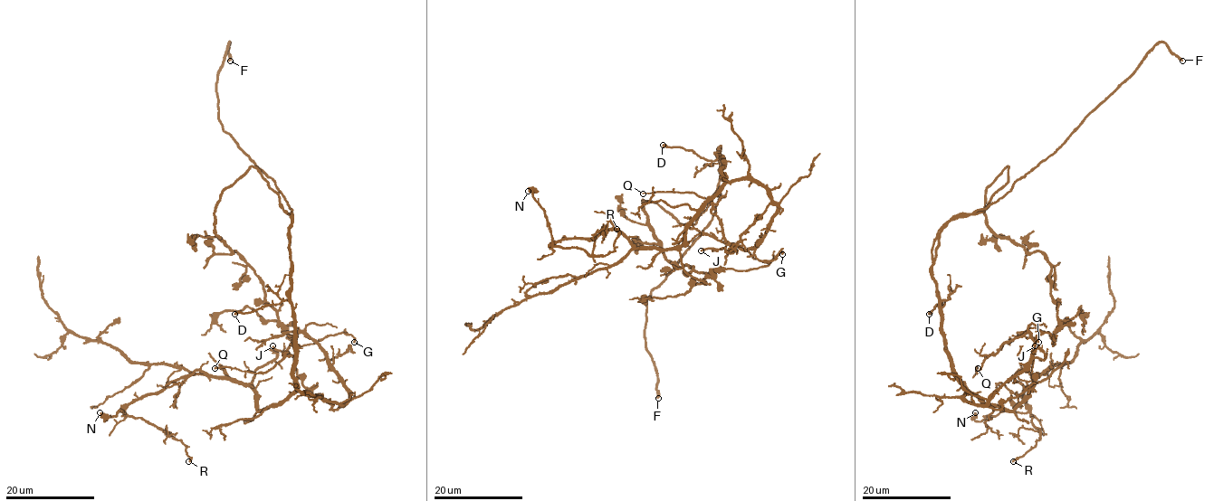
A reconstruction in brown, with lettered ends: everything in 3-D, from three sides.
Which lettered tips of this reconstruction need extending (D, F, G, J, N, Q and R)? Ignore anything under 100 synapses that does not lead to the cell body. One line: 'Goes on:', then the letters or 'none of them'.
Goes on: F

